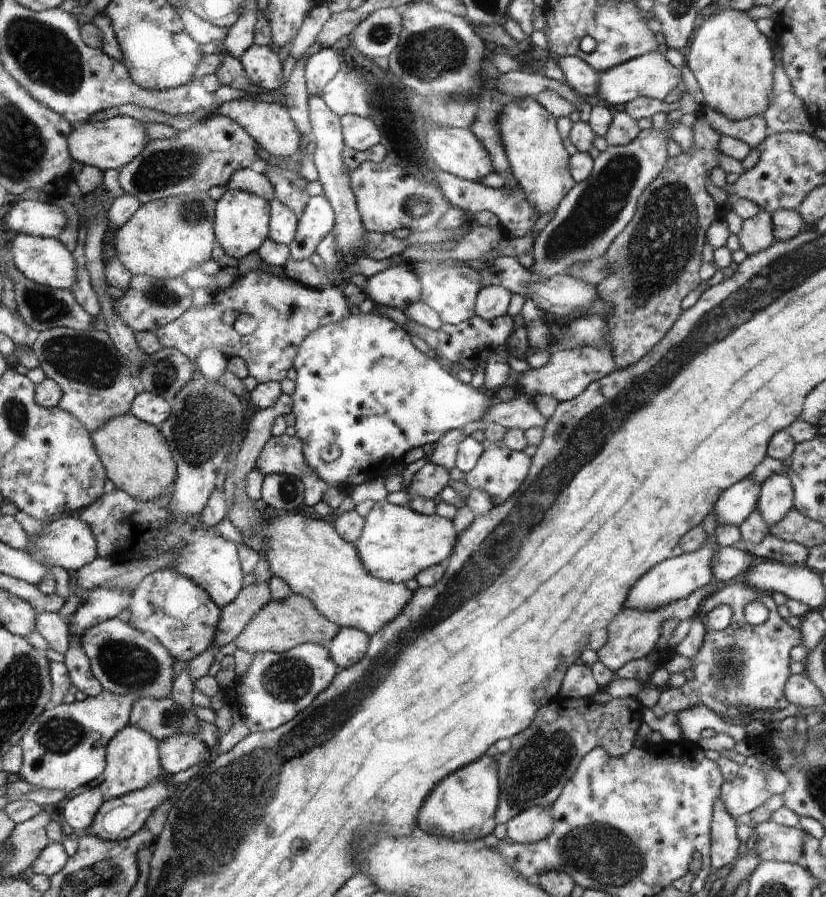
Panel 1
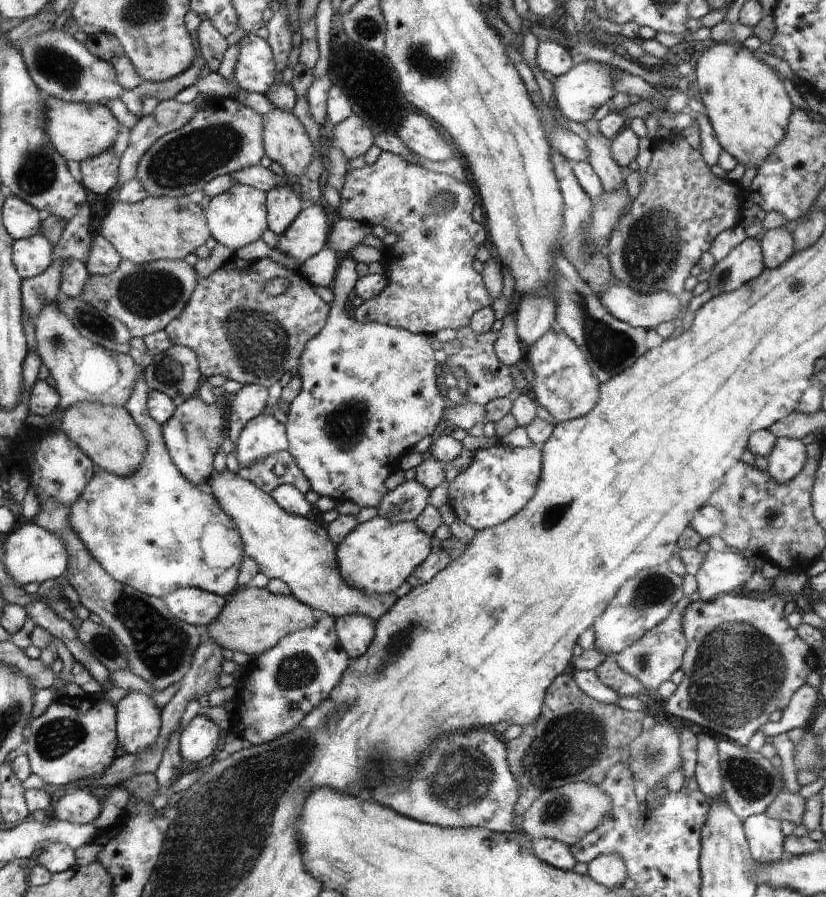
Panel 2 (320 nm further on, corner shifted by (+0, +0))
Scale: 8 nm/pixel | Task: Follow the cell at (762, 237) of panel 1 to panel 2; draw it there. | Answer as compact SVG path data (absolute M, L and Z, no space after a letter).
M746 238L742 244L735 246L728 256L716 263L708 278L708 286L714 296L724 292L734 292L748 280L753 280L764 270L764 258L761 241Z

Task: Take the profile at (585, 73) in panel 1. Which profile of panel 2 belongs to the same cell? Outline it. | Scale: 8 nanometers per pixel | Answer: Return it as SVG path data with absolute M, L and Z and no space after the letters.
M540 42L536 62L538 67L558 78L574 68L570 50L556 42Z

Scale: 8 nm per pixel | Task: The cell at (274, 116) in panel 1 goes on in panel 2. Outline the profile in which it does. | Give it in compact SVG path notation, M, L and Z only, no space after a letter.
M275 109L263 115L266 121L263 141L266 142L266 155L272 162L278 162L287 176L300 176L311 165L312 142L310 134L293 112Z

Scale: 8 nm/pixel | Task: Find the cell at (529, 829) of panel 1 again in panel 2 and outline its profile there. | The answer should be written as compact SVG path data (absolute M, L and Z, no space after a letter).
M586 782L569 783L563 787L548 788L539 799L522 814L520 832L536 839L552 839L562 842L568 847L579 843L585 835L595 831L611 812L611 798L598 785Z

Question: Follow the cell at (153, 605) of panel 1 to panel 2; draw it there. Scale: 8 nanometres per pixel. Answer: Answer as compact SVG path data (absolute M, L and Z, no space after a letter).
M195 587L176 588L161 601L179 620L192 626L211 625L220 616L228 596L212 594Z

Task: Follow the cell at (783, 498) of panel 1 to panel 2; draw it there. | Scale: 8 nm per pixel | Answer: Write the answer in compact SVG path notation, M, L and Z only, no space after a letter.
M778 438L776 446L772 448L772 454L767 459L766 474L770 476L770 480L784 484L804 469L807 462L806 446L801 440Z

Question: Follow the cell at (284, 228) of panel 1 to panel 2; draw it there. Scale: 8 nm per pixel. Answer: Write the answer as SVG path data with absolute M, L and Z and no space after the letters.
M276 186L268 191L268 229L283 234L302 214L302 198L289 186Z

